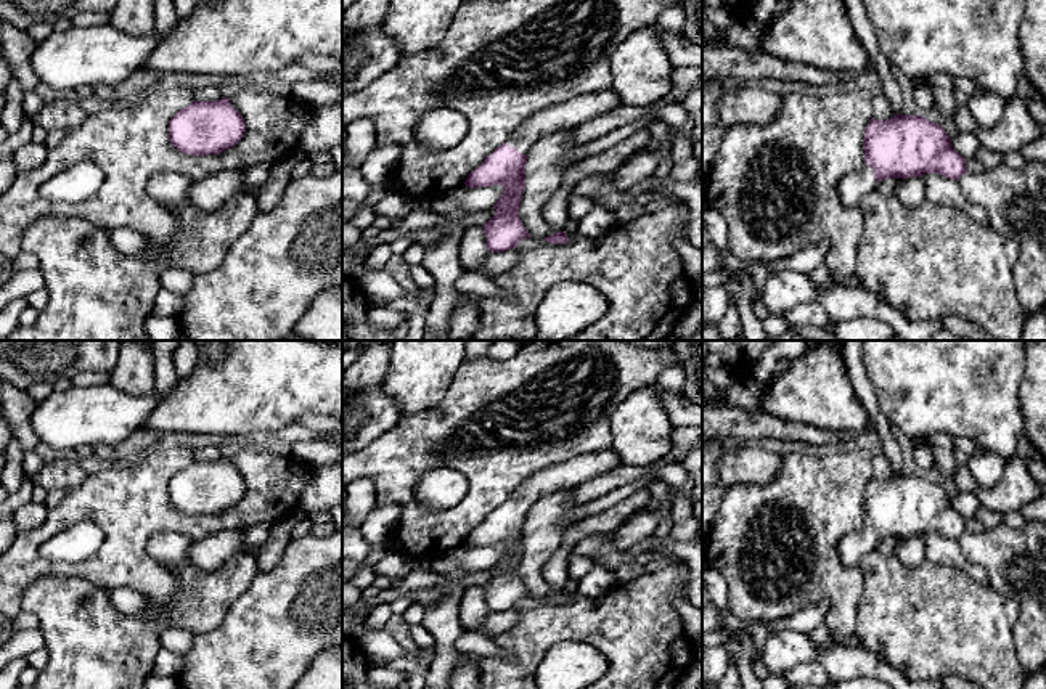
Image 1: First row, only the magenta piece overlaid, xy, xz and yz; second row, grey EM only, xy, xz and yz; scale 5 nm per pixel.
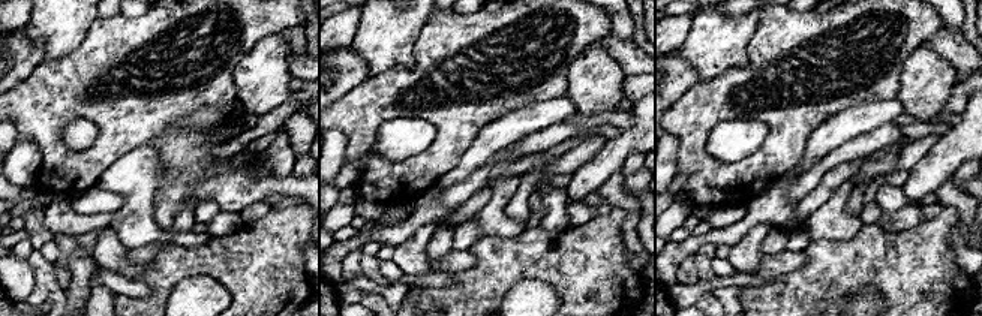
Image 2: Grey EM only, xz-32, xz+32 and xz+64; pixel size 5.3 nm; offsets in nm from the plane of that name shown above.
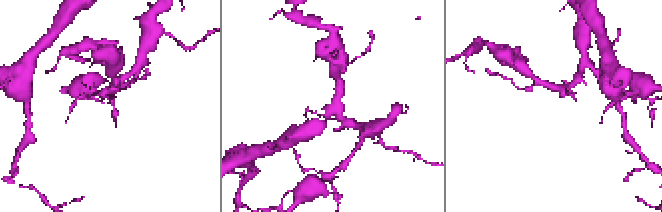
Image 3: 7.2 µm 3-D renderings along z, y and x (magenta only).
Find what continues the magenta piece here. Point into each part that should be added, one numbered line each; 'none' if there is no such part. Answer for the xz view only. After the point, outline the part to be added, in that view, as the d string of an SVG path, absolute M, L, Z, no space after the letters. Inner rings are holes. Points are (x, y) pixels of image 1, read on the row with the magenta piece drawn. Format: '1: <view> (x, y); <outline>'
1: xz (567, 114); M612 90L580 95L577 98L558 103L524 122L509 137L508 145L529 156L532 145L541 137L561 128L574 128L586 120L612 111L619 104L622 104L620 98Z

